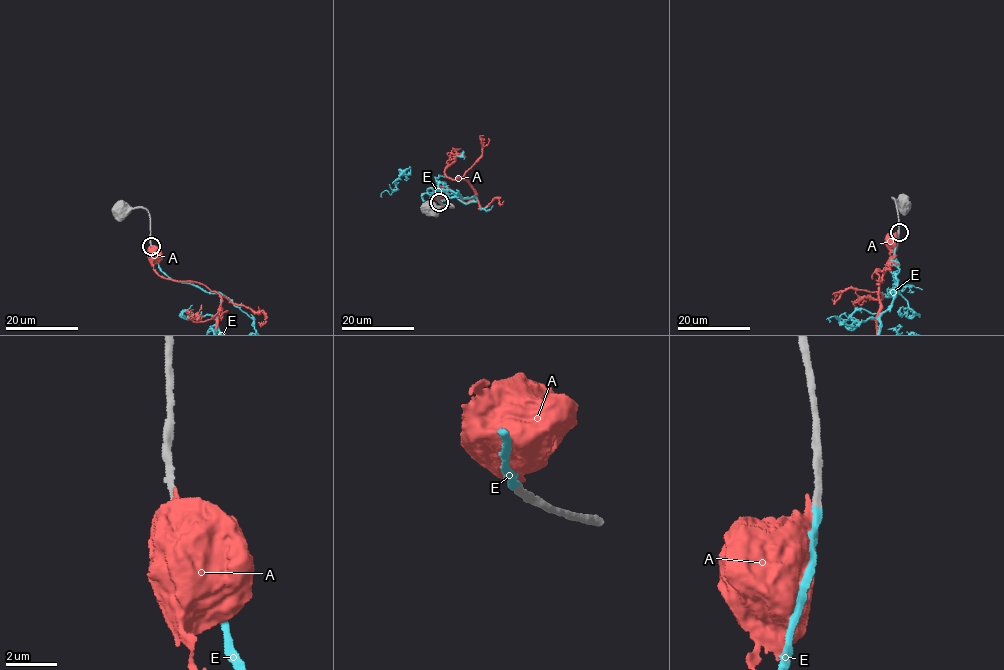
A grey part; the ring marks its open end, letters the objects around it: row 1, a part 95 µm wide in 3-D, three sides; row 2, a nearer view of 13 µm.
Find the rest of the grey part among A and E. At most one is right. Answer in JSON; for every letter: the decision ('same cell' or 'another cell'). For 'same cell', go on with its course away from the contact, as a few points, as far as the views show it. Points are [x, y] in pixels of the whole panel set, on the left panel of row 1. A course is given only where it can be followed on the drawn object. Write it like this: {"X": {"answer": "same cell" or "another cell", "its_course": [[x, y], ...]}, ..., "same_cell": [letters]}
{"A": {"answer": "another cell"}, "E": {"answer": "same cell"}, "same_cell": ["E"]}

